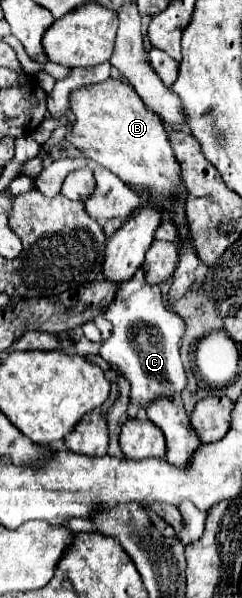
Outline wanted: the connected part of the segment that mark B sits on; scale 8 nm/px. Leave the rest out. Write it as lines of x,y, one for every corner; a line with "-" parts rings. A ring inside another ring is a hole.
115,78
81,86
69,94
69,108
77,116
77,122
65,136
65,142
73,144
85,158
111,170
133,188
147,188
151,200
161,200
163,206
175,214
175,224
179,228
177,238
189,238
183,208
185,188
179,162
171,150
159,116
145,106
133,86

